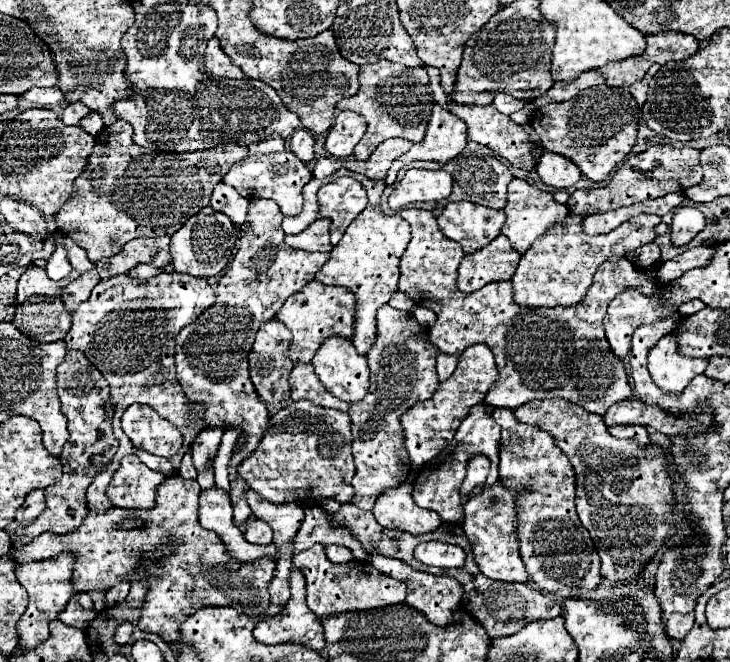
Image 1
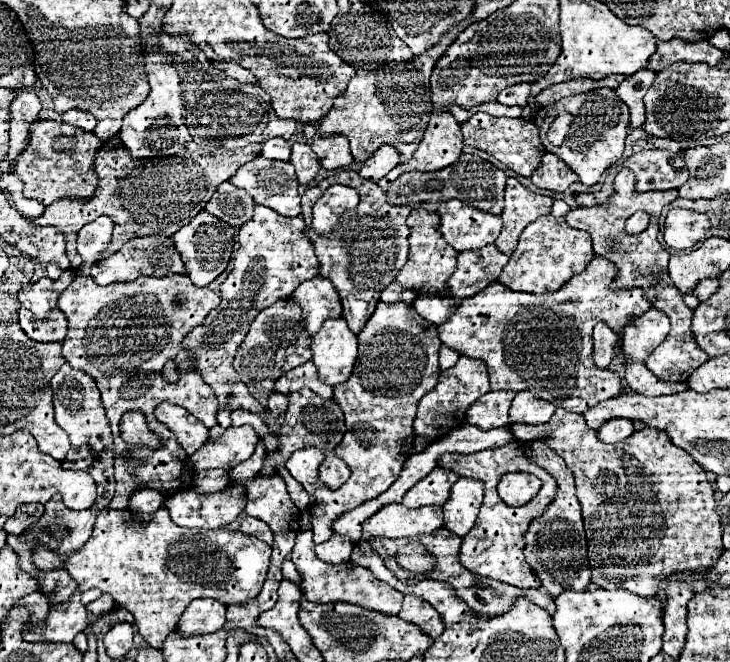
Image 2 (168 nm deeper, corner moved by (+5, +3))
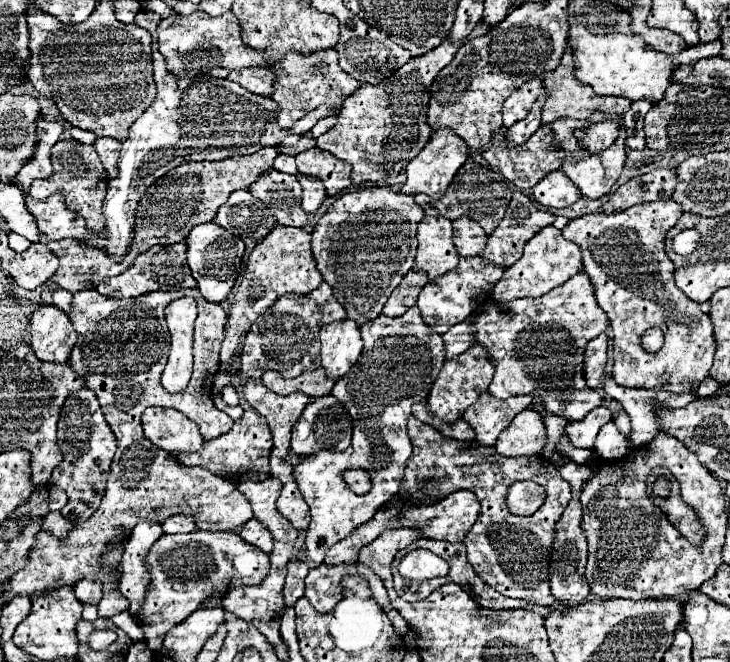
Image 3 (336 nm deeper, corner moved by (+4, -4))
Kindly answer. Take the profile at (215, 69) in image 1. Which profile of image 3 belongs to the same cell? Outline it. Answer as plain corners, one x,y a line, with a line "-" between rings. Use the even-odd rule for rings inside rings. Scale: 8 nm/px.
244,68
244,70
232,70
228,74
228,78
232,82
238,82
240,86
244,86
246,90
254,92
254,94
262,94
262,96
270,96
272,94
272,82
274,76
268,68

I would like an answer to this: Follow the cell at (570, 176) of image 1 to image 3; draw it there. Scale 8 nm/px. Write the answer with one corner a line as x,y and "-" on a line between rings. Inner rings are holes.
554,170
550,176
544,176
532,188
532,194
536,202
540,202
546,208
564,208
580,198
578,188
574,188
574,184
566,180
566,174
562,170

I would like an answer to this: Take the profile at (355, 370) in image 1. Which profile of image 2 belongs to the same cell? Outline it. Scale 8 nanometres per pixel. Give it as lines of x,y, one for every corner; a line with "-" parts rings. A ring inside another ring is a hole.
329,319
321,327
321,331
313,337
313,363
317,365
319,379
327,385
337,385
349,379
349,373
357,359
357,335
347,327
345,319

